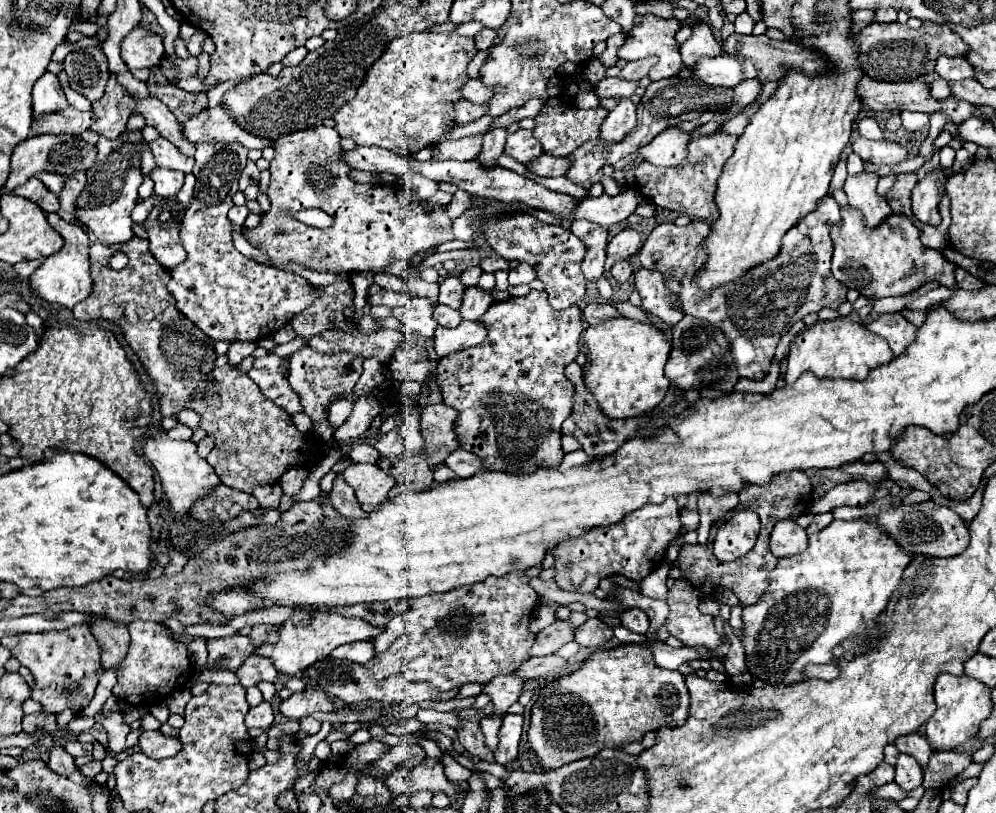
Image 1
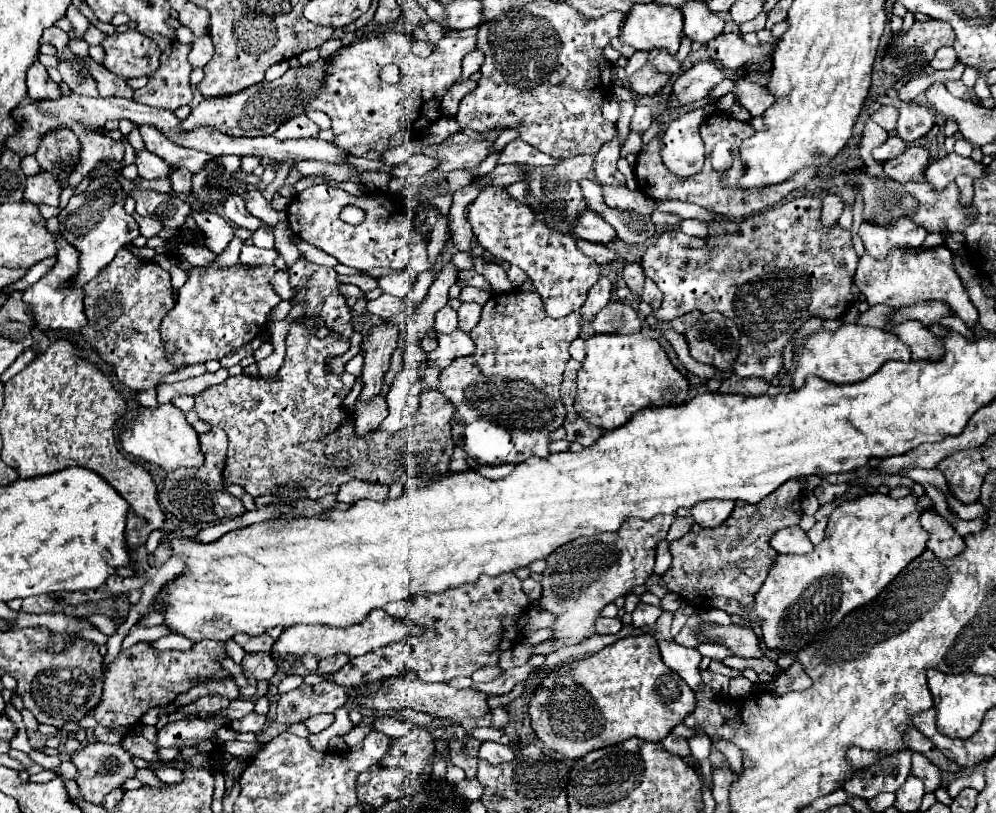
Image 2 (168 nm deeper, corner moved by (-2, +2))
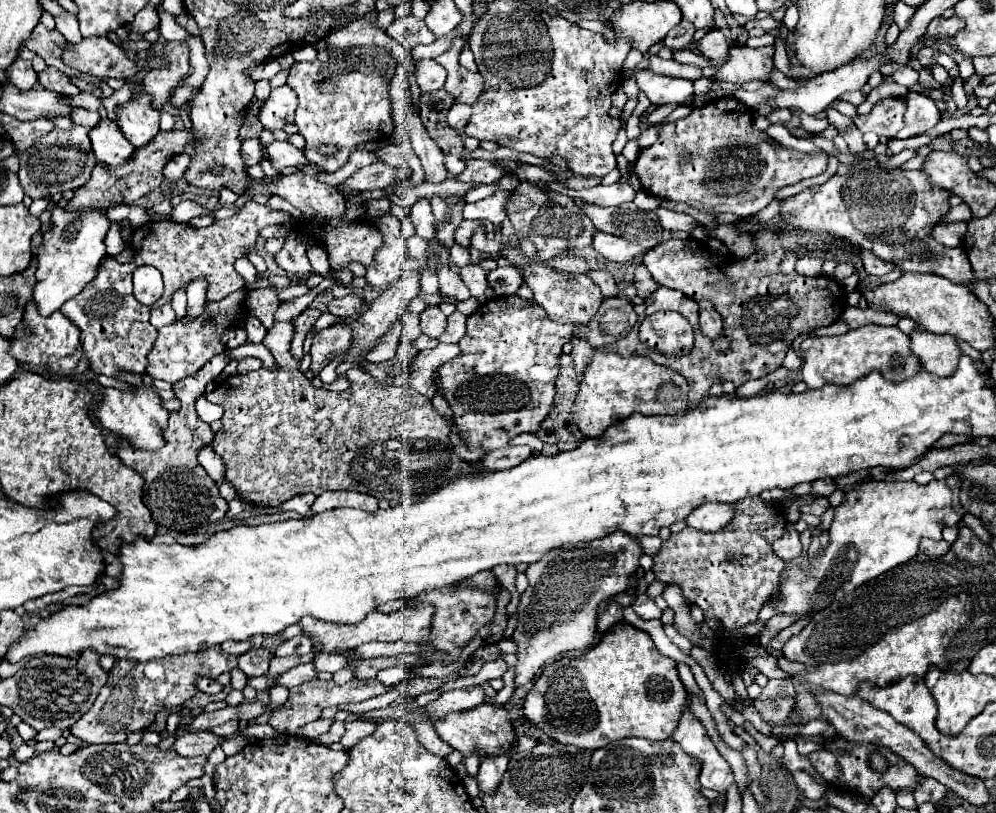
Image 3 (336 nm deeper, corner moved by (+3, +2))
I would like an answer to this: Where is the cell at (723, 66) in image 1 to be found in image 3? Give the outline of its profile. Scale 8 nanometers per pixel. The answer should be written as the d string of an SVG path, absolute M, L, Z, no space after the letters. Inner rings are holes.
M649 70L637 72L637 86L647 94L647 98L653 104L687 104L687 100L693 96L693 84L683 78L667 78L657 76Z

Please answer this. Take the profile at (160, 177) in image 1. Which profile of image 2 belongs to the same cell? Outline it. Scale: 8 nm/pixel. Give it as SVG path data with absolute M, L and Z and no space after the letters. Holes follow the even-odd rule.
M148 150L136 152L136 168L140 178L146 178L146 180L168 176L168 164L162 162L162 158L158 158L156 154L150 154Z

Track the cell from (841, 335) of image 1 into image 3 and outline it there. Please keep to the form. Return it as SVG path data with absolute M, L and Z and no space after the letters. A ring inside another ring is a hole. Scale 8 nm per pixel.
M861 326L841 336L805 338L801 350L805 356L801 380L807 388L821 388L823 384L853 384L873 370L879 370L889 380L905 380L921 370L921 364L909 350L909 336L895 326Z

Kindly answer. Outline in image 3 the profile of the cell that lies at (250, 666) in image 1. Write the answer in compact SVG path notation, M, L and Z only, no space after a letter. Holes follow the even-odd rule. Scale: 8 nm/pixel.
M267 648L249 650L249 652L245 652L245 654L239 656L239 668L247 676L265 676L267 670L269 670L271 658L273 658L273 654Z

